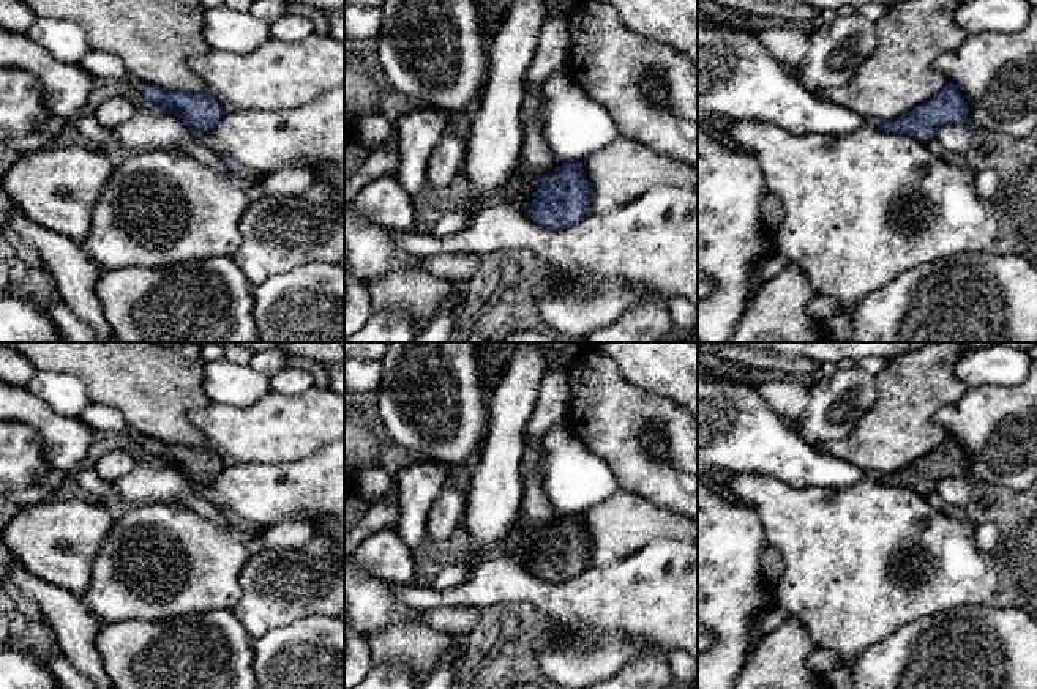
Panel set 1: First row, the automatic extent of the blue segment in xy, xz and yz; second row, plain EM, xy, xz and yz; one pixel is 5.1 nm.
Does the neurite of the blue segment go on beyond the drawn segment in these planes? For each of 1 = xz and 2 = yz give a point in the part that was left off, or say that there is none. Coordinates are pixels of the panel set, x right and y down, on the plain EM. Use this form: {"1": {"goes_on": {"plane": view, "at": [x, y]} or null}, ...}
{"1": {"goes_on": null}, "2": {"goes_on": null}}

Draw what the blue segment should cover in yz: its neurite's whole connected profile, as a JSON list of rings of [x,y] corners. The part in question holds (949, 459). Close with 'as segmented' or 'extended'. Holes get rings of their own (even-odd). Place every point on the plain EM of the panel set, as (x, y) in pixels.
[[[947,435],[931,453],[895,473],[878,475],[876,479],[882,484],[911,489],[927,497],[936,490],[941,479],[953,476],[969,478],[969,459],[958,438]]] | as segmented

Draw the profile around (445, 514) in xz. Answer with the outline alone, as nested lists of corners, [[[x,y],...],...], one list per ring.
[[[444,487],[428,512],[428,539],[437,542],[450,539],[462,520],[464,509],[466,495]]]

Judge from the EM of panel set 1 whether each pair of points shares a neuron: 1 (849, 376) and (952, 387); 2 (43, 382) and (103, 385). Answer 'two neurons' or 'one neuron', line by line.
1: two neurons
2: two neurons

